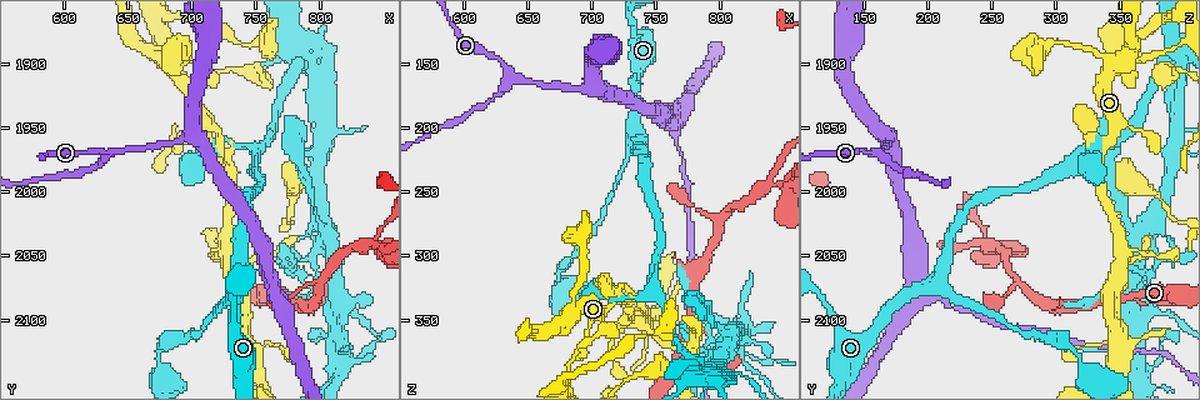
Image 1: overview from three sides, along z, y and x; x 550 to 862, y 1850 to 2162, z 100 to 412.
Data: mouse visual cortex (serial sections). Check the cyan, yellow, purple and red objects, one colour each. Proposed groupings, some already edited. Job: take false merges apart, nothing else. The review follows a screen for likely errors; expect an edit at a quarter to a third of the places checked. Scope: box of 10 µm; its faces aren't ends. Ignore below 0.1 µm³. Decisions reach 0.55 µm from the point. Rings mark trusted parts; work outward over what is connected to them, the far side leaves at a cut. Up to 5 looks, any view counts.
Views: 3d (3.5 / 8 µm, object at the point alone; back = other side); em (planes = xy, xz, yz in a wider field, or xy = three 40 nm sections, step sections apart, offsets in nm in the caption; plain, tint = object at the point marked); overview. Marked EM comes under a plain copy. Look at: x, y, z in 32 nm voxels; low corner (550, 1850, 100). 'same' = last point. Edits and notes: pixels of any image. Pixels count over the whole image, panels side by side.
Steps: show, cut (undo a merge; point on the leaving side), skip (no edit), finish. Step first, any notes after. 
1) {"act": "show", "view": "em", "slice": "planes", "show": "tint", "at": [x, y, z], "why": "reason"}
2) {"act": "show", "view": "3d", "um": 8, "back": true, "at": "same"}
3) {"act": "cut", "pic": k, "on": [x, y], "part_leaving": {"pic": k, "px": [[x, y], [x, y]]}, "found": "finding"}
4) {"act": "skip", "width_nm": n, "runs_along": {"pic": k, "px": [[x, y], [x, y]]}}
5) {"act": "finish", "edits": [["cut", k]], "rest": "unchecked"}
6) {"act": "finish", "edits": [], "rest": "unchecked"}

{"act": "show", "view": "3d", "um": 8, "at": [728, 1984, 332], "why": "branch point"}

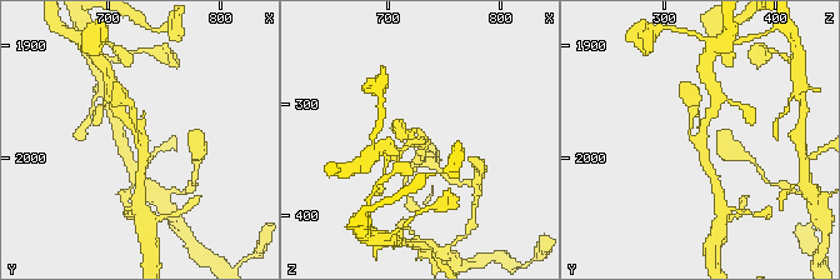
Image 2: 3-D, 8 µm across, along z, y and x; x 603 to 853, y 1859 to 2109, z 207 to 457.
{"act": "show", "view": "em", "slice": "xy", "step": 5, "show": "tint", "at": "same", "why": "need the tissue"}

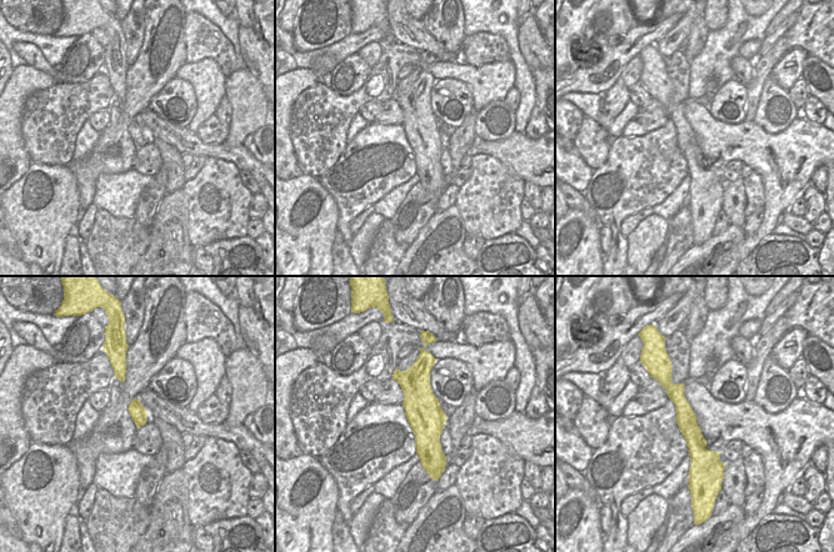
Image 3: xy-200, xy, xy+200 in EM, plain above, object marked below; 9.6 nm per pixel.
{"act": "skip", "runs_along": {"pic": 3, "px": [[423, 362], [422, 409], [432, 467]]}, "found": "all the same cell"}

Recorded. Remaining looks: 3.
{"act": "show", "view": "3d", "um": 3.5, "at": [840, 2040, 246], "why": "a fork"}

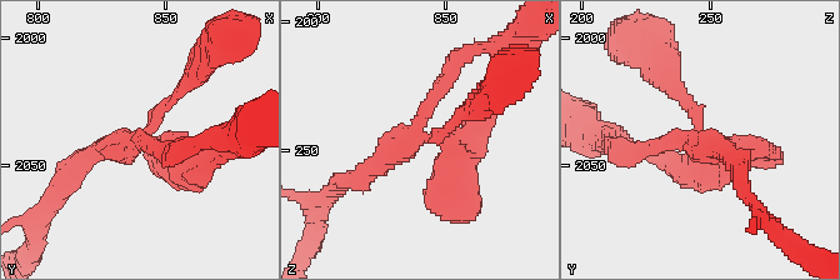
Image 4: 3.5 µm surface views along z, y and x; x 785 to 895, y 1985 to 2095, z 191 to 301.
{"act": "show", "view": "em", "slice": "xy", "step": 1, "show": "tint", "at": [838, 2041, 244], "arms": 3, "arm_widths_nm": [150, 200, 250]}

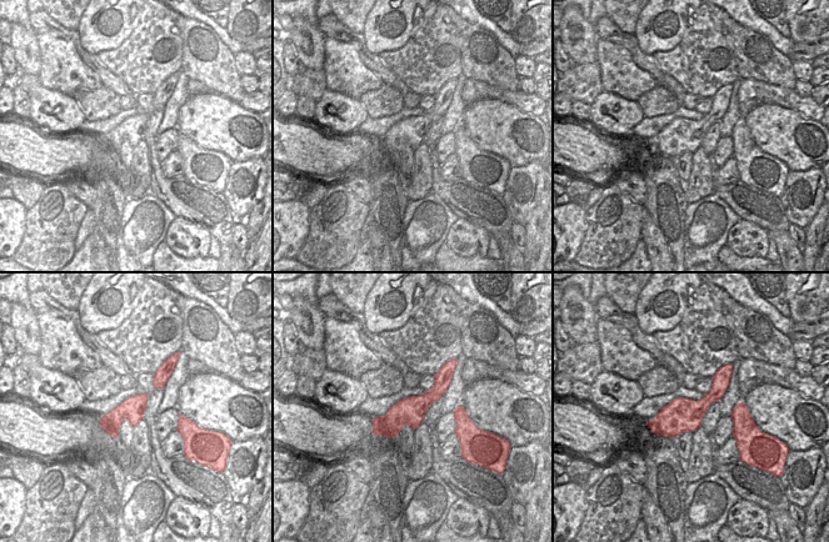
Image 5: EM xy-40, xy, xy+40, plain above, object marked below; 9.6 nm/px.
{"act": "skip", "runs_along": {"pic": 5, "px": [[445, 370], [424, 401], [375, 430]]}, "found": "all the same cell"}

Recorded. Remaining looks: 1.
{"act": "finish", "edits": [], "rest": "unchecked"}

